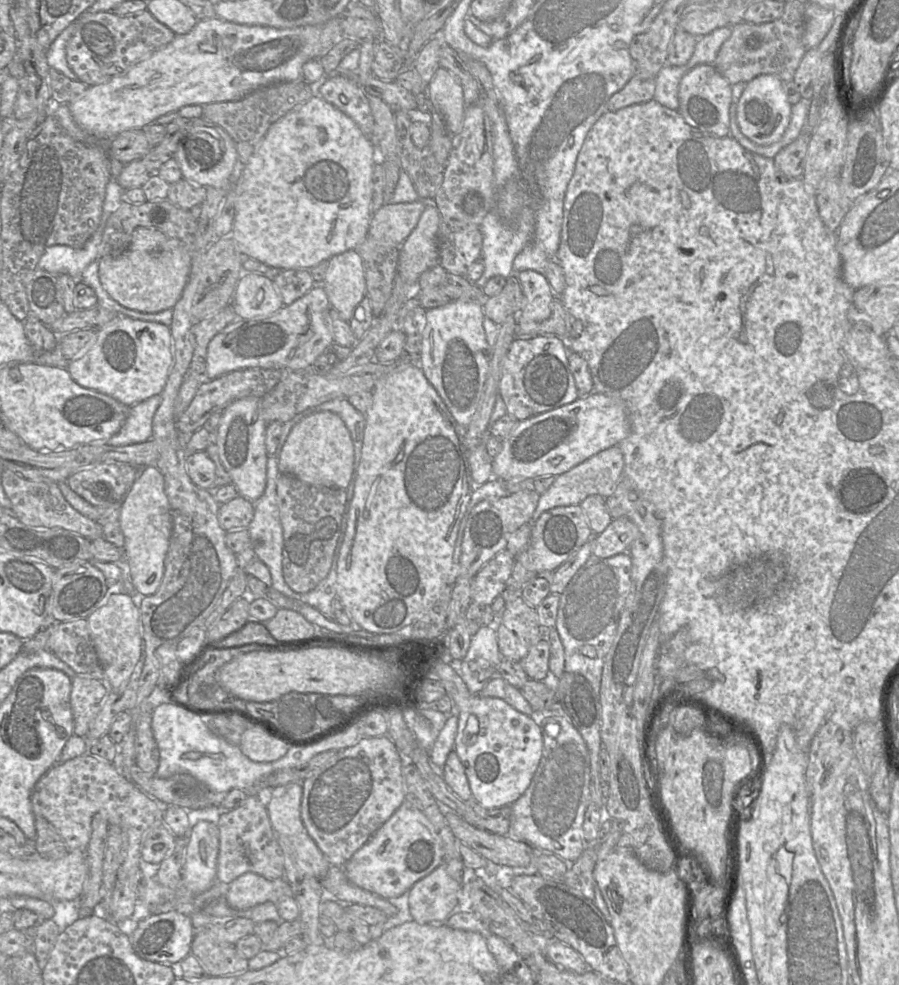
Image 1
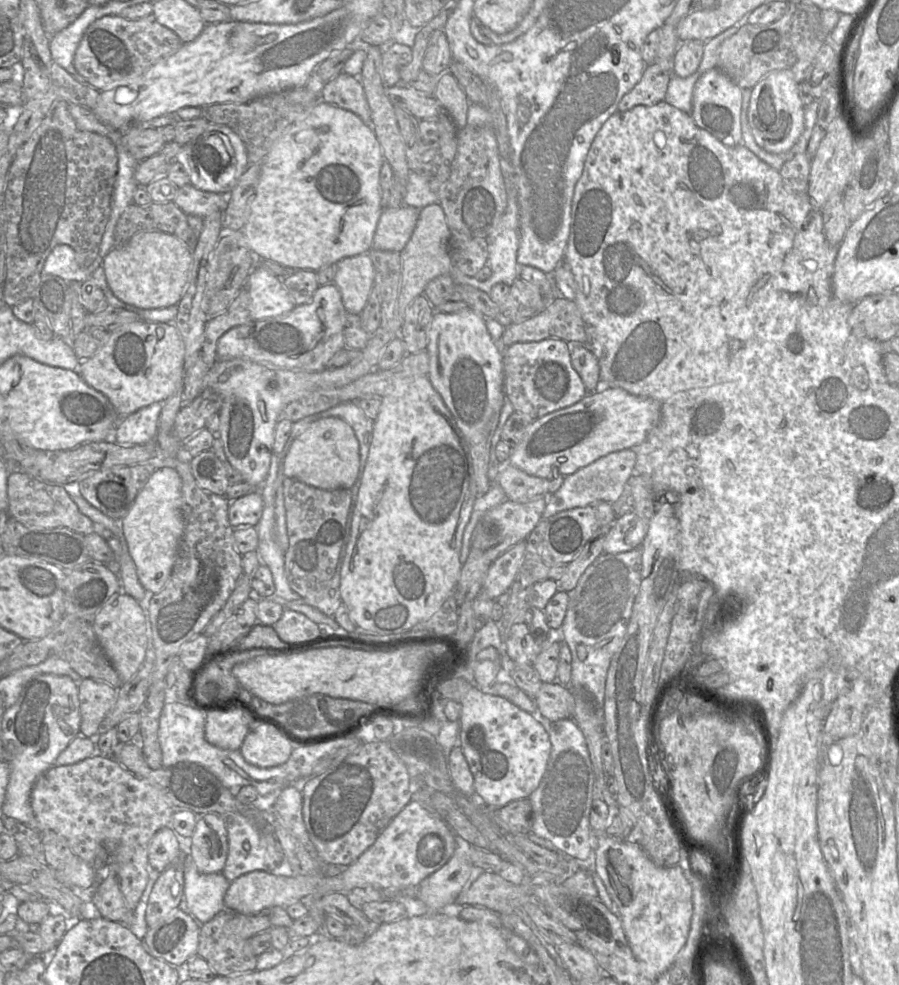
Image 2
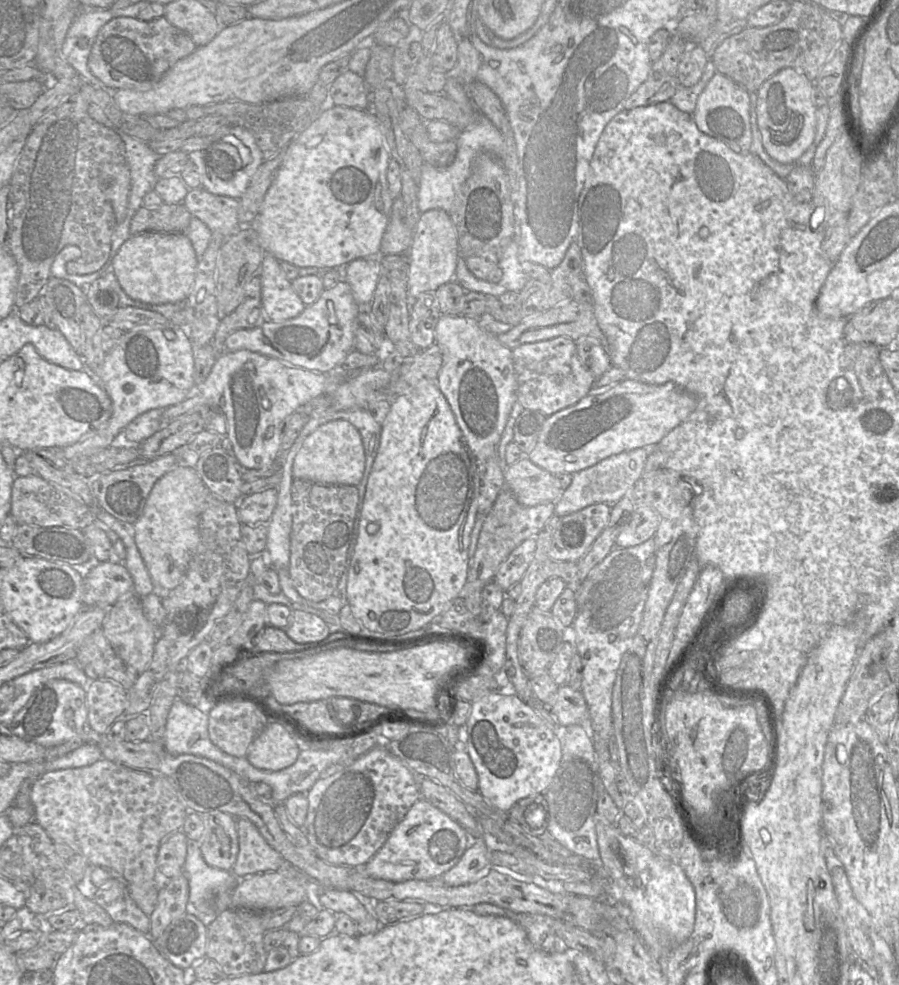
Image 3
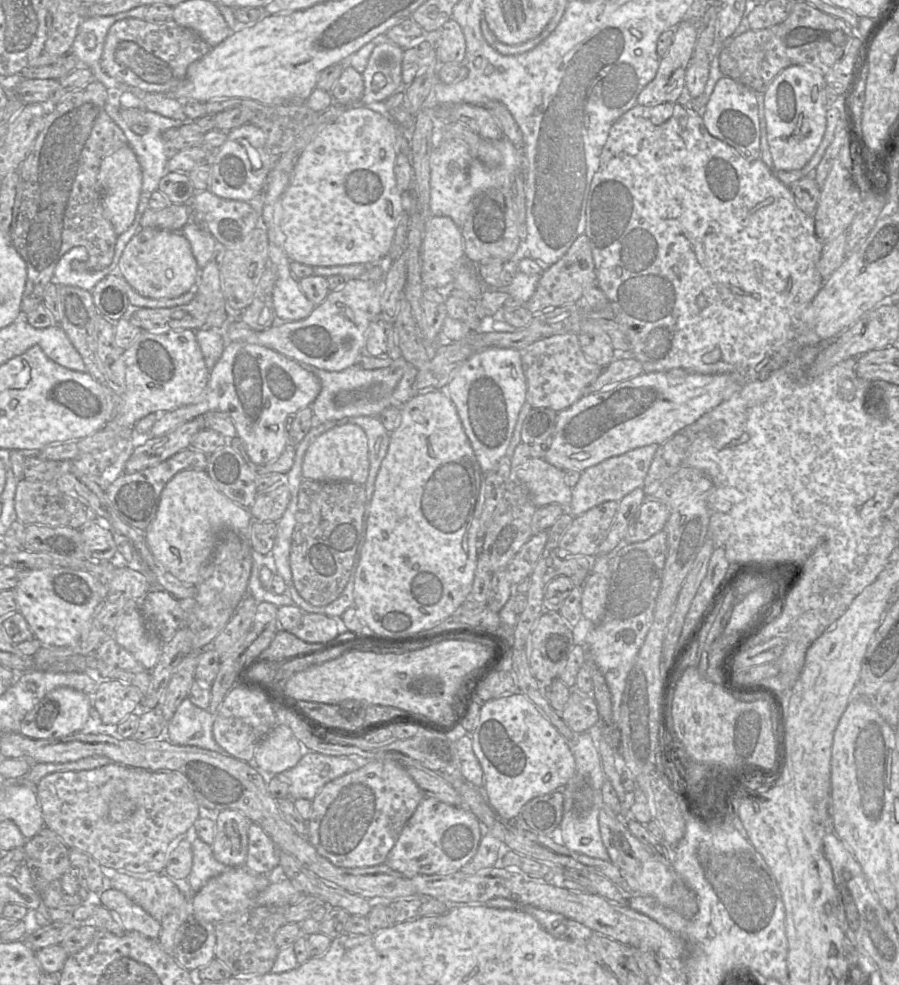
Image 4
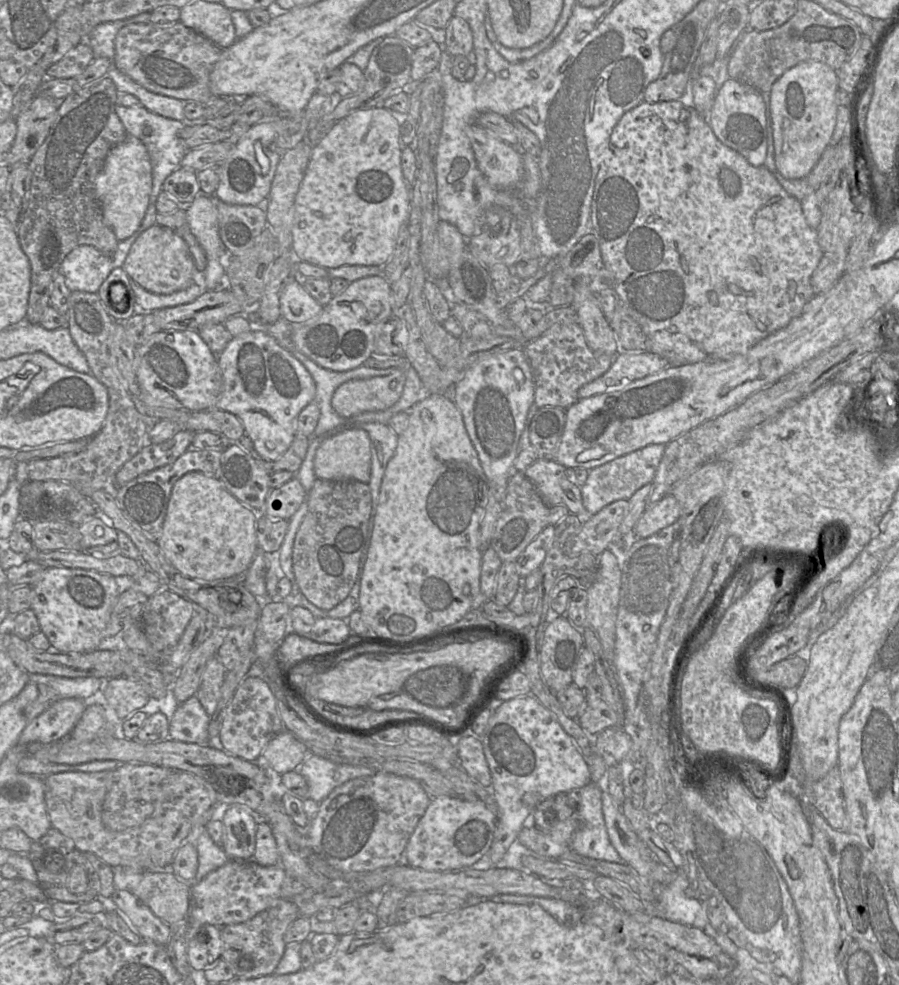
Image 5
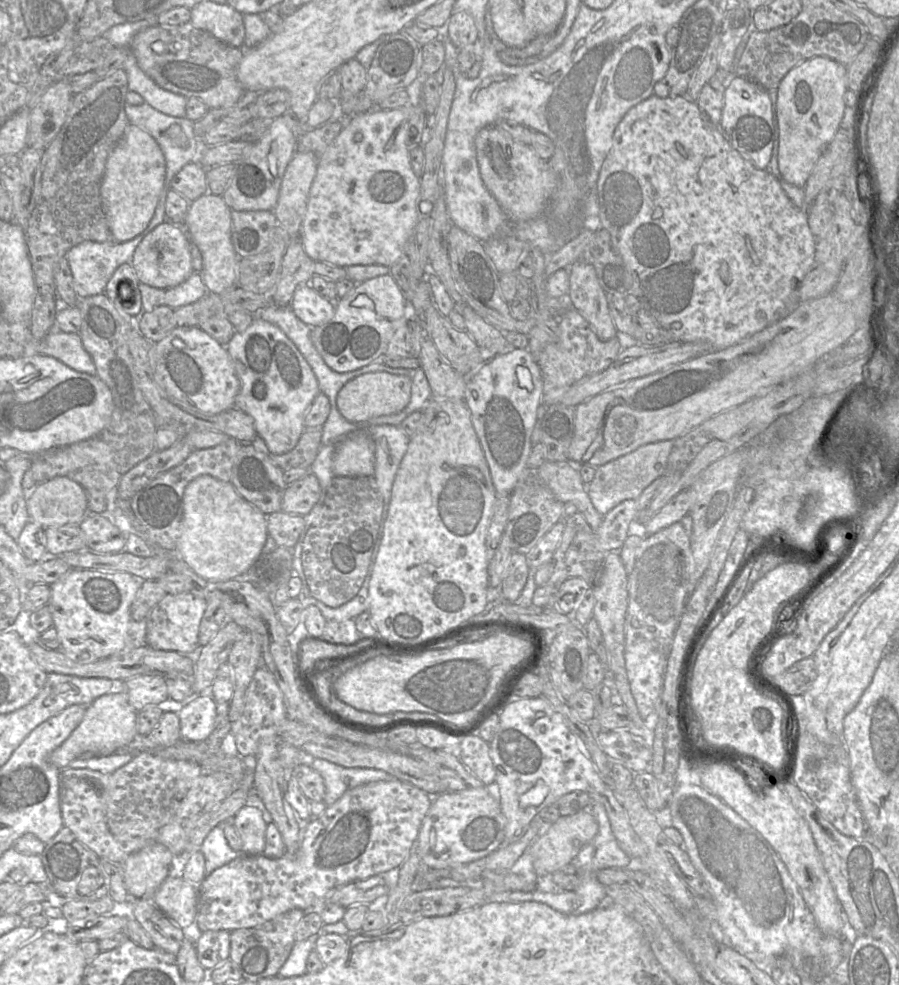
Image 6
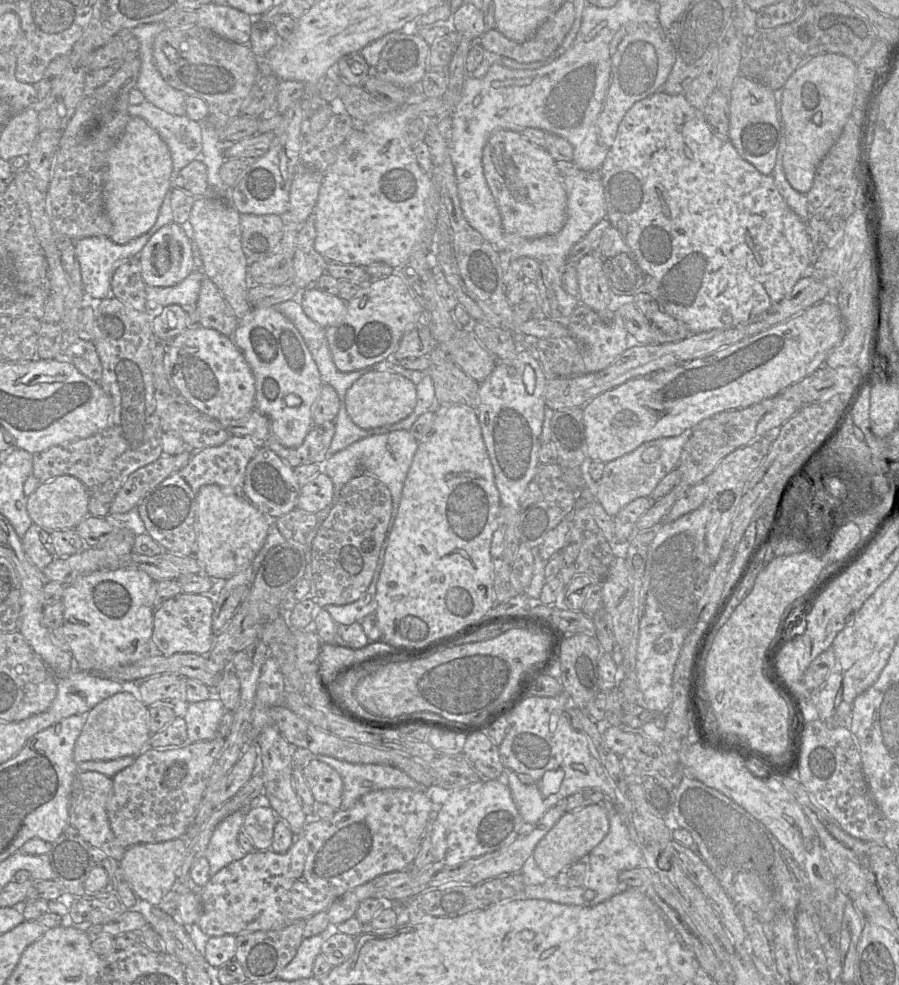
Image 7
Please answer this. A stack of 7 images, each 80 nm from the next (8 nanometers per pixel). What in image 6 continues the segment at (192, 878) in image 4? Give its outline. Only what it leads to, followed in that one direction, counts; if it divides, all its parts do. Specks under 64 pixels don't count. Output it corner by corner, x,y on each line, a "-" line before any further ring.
224,824
218,825
208,834
200,848
200,852
205,858
206,876
244,855
229,846
224,833

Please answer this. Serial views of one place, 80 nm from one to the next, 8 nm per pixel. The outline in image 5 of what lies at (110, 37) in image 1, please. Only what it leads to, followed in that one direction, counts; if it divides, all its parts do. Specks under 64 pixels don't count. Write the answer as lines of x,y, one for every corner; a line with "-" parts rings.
180,21
171,24
148,22
126,25
115,37
114,51
113,65
149,91
183,101
199,101
205,106
219,97
210,90
210,74
223,49

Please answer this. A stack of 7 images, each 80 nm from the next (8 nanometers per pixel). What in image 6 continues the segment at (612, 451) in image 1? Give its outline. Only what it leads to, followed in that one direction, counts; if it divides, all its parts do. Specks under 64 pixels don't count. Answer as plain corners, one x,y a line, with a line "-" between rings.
674,440
645,444
629,454
597,467
593,480
587,485
587,492
595,509
604,516
621,502
637,499
645,488
665,473
673,445

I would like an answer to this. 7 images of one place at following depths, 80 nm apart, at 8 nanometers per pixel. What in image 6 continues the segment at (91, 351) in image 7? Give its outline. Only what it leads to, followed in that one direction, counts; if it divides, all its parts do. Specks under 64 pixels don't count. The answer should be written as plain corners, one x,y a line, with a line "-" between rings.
50,332
42,340
31,339
23,357
33,355
51,356
78,372
97,375
95,364
76,333

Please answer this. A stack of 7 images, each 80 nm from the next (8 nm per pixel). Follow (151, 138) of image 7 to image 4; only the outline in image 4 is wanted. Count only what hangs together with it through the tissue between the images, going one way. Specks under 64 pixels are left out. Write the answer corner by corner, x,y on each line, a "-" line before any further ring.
127,144
106,156
100,165
98,183
101,188
105,216
111,221
115,233
124,233
134,222
142,190
142,169
133,149

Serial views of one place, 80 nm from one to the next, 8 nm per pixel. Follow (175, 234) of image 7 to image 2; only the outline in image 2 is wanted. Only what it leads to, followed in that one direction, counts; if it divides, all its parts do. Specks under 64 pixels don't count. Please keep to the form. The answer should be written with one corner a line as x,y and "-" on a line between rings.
140,231
125,244
114,247
102,261
108,286
121,301
141,309
158,309
176,306
190,283
194,263
194,249
180,238
160,231

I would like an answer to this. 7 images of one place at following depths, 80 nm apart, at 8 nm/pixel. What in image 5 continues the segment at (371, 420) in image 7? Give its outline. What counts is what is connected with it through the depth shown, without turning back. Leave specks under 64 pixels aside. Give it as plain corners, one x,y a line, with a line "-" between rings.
395,369
387,376
350,380
336,389
332,407
342,417
388,409
401,397
405,379
404,369

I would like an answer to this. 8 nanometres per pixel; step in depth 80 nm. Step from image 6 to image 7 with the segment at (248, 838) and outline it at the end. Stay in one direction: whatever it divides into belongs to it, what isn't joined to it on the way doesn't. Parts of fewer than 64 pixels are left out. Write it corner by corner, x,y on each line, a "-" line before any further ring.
271,807
246,809
243,832
251,839
256,851
271,848
274,828
278,820

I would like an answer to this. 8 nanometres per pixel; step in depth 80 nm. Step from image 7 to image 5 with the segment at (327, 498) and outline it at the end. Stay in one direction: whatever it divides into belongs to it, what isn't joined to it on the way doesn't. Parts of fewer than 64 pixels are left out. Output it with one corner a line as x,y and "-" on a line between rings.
295,477
274,488
267,496
261,513
270,518
289,520
305,501
307,491

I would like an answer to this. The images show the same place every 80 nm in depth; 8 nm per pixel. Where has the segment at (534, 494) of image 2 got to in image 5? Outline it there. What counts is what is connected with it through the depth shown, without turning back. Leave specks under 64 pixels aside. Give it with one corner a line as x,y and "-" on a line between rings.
538,459
524,473
547,505
564,505
583,522
593,515
584,507
581,487
571,480
565,466
555,460

